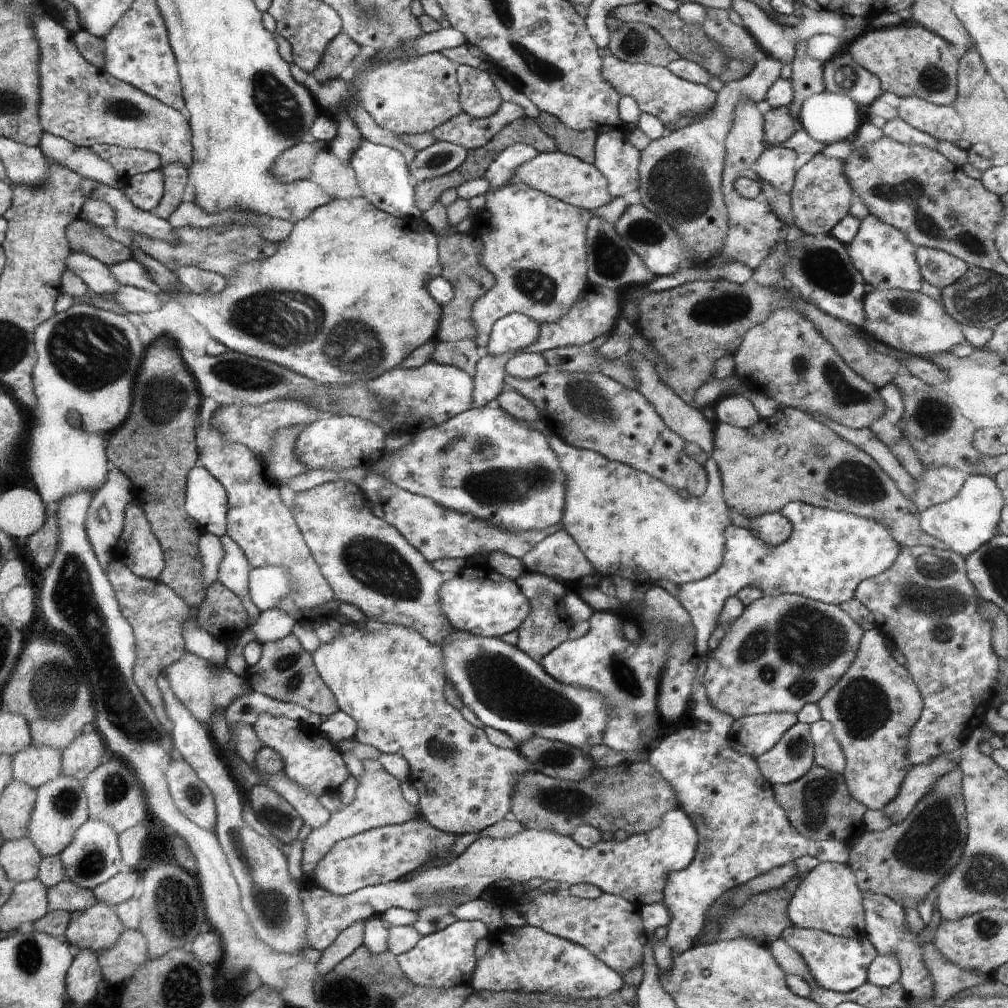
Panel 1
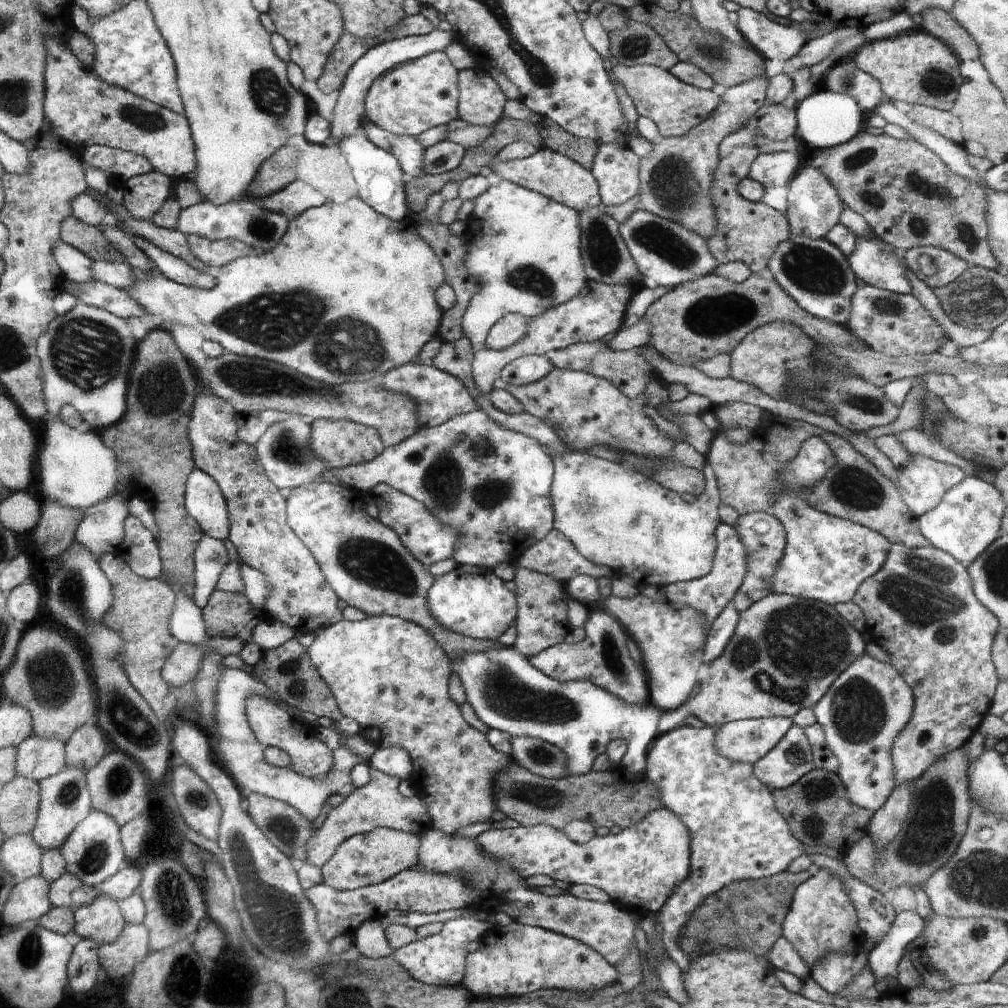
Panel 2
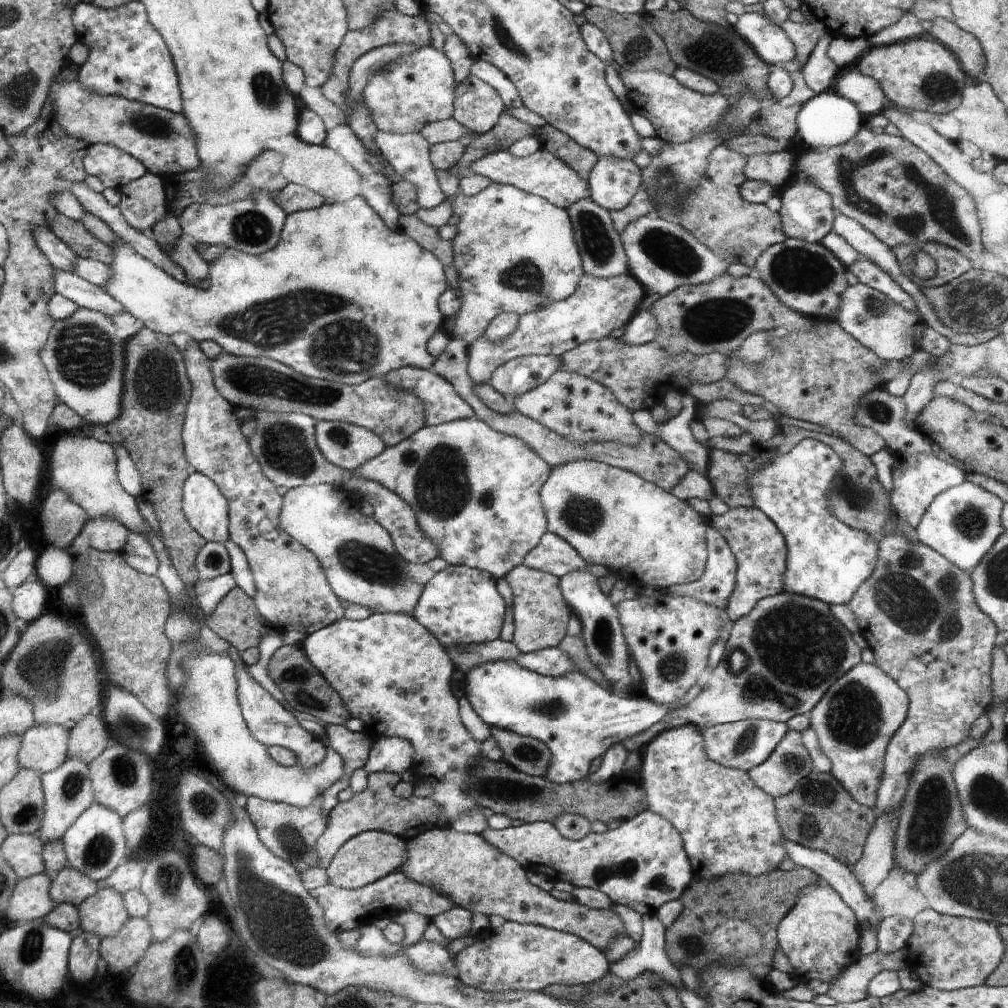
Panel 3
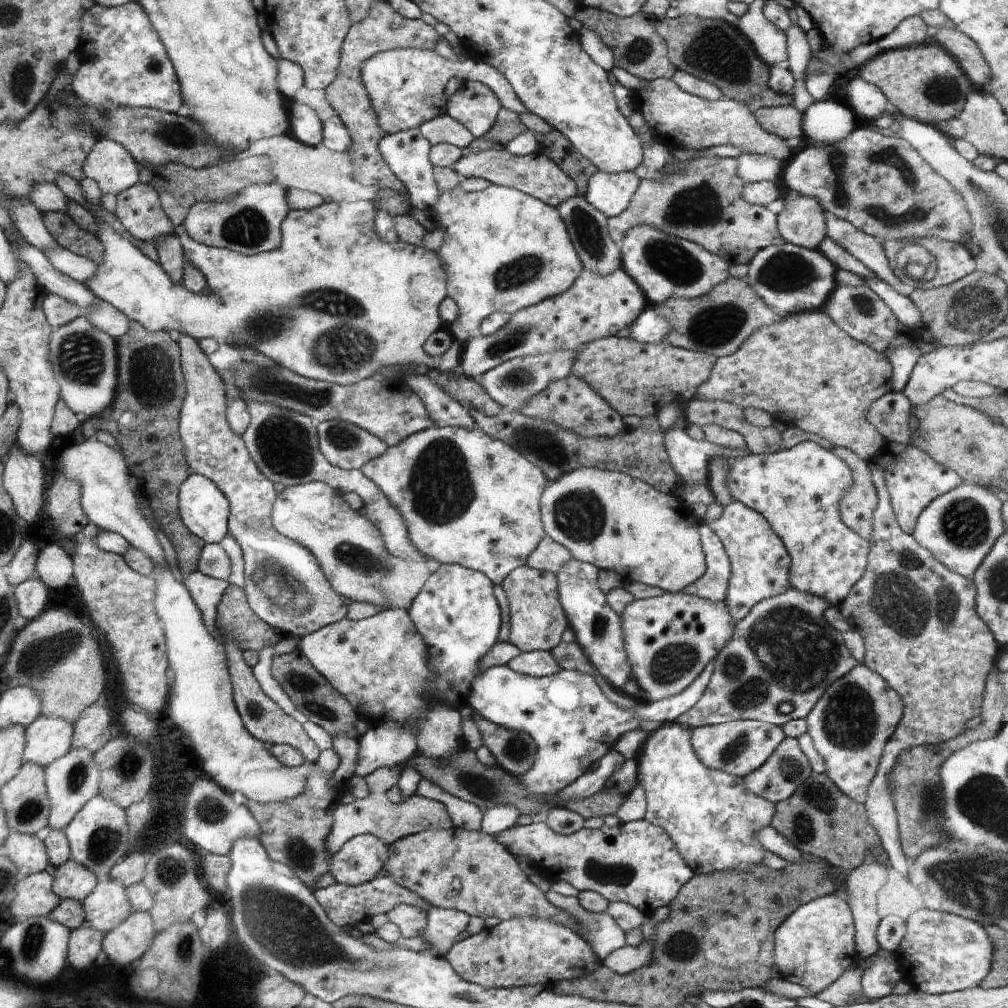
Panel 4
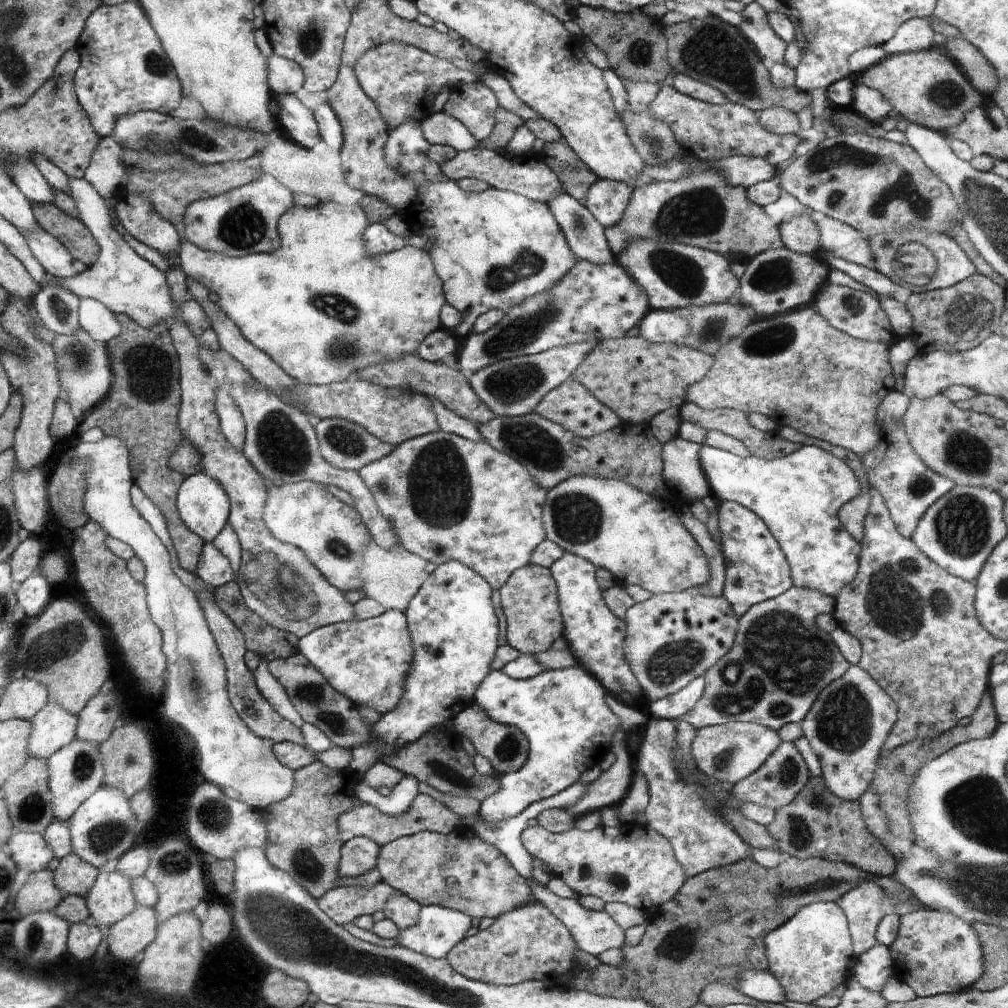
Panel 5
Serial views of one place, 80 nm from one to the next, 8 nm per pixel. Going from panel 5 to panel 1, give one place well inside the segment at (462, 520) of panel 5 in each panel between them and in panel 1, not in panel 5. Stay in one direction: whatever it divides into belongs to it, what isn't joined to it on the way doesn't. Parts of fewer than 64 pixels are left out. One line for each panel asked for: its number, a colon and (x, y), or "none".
1: (482, 462)
2: (492, 484)
3: (475, 492)
4: (469, 499)

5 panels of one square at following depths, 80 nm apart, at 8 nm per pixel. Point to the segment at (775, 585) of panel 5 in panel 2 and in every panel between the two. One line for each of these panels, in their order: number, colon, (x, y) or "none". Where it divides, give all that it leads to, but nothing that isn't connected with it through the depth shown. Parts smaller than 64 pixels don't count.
2: (764, 537)
3: (760, 549)
4: (760, 563)

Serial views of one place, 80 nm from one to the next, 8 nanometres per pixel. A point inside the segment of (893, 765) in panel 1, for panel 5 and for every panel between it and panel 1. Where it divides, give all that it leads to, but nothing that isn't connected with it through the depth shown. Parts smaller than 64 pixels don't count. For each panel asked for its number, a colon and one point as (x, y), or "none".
2: (865, 709)
3: (859, 714)
4: (851, 723)
5: (848, 723)

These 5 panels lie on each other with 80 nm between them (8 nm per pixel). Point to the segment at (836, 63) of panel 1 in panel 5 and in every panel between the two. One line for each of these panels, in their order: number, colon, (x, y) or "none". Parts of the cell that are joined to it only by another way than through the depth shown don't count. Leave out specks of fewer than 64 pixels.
2: (844, 78)
3: (867, 93)
4: (867, 100)
5: (867, 102)

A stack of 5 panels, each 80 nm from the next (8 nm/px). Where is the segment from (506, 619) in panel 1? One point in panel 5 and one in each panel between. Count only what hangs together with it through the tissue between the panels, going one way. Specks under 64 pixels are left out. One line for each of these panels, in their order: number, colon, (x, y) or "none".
2: (471, 601)
3: (461, 606)
4: (456, 611)
5: (454, 628)

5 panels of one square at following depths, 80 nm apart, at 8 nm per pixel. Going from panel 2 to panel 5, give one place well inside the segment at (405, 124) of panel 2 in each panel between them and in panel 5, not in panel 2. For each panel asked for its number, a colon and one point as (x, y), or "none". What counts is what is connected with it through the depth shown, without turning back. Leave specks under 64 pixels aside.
3: (417, 89)
4: (406, 86)
5: (402, 80)

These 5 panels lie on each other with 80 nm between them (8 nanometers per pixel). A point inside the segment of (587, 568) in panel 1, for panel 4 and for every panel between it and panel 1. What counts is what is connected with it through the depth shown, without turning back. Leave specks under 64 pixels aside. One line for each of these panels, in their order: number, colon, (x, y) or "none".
2: (555, 555)
3: (553, 555)
4: (549, 555)

